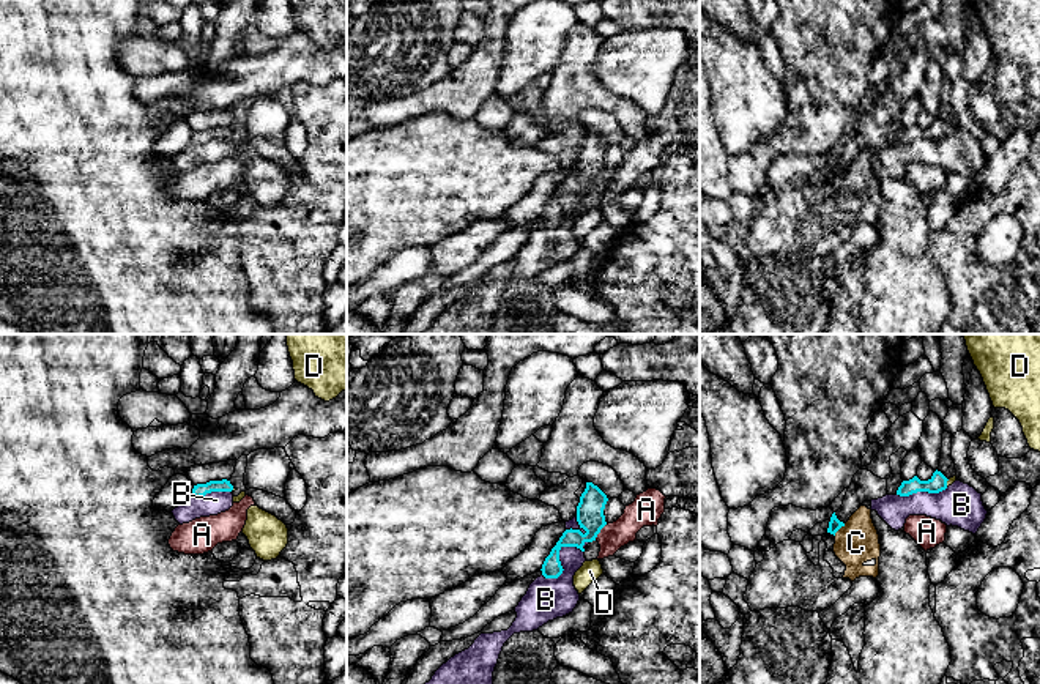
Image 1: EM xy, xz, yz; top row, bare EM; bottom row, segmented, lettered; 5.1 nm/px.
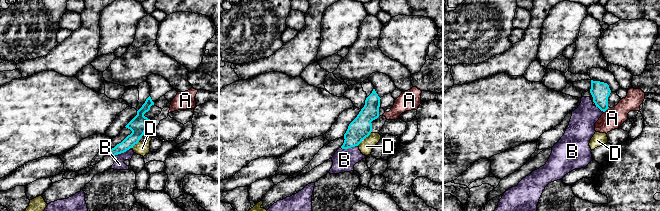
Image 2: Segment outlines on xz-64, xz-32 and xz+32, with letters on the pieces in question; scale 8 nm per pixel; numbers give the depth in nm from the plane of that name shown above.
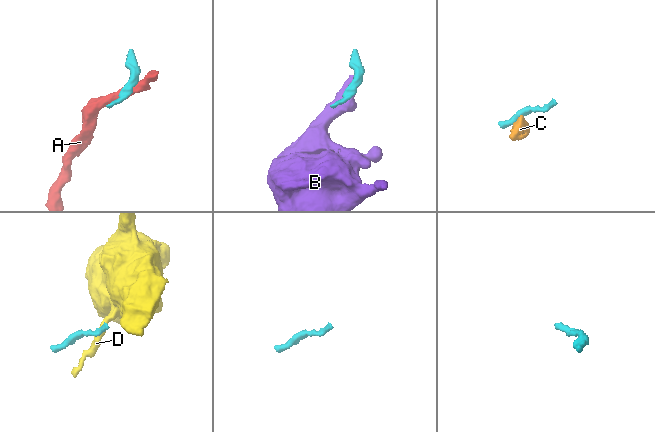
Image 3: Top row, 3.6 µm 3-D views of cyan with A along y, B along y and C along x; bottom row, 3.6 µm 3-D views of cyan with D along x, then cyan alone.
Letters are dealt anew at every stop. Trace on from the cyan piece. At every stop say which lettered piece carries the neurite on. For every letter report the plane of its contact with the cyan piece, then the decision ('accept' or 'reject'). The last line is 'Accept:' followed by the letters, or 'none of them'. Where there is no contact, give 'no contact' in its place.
A: xz | reject
B: xz | reject
C: yz | reject
D: yz | reject
Accept: none of them

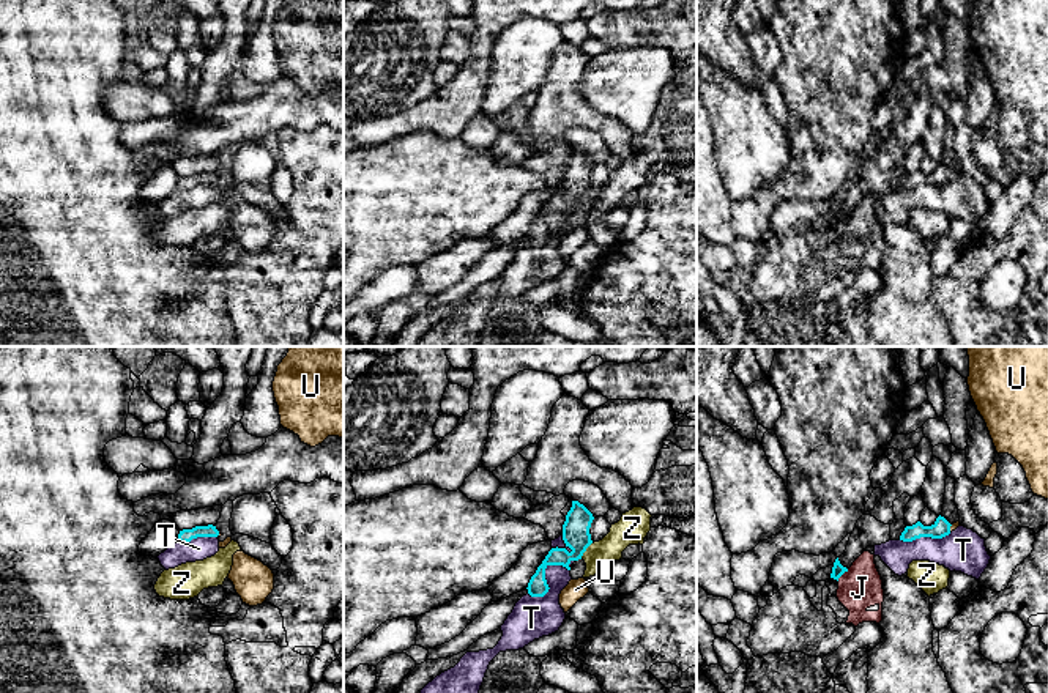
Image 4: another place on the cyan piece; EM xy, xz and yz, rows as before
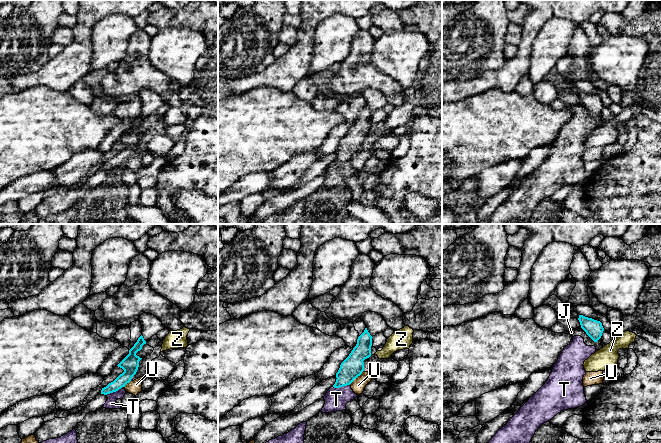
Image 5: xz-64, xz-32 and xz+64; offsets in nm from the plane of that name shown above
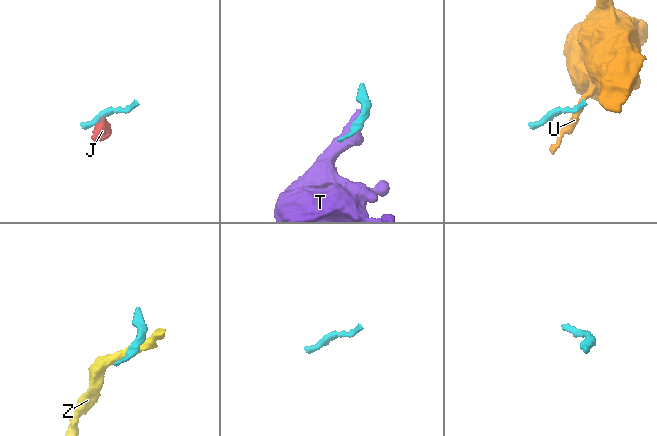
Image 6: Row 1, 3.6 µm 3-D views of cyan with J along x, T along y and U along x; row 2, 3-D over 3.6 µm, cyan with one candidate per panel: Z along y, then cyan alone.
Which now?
J: yz | reject
T: xz | reject
U: yz | reject
Z: xz | reject
Accept: none of them

